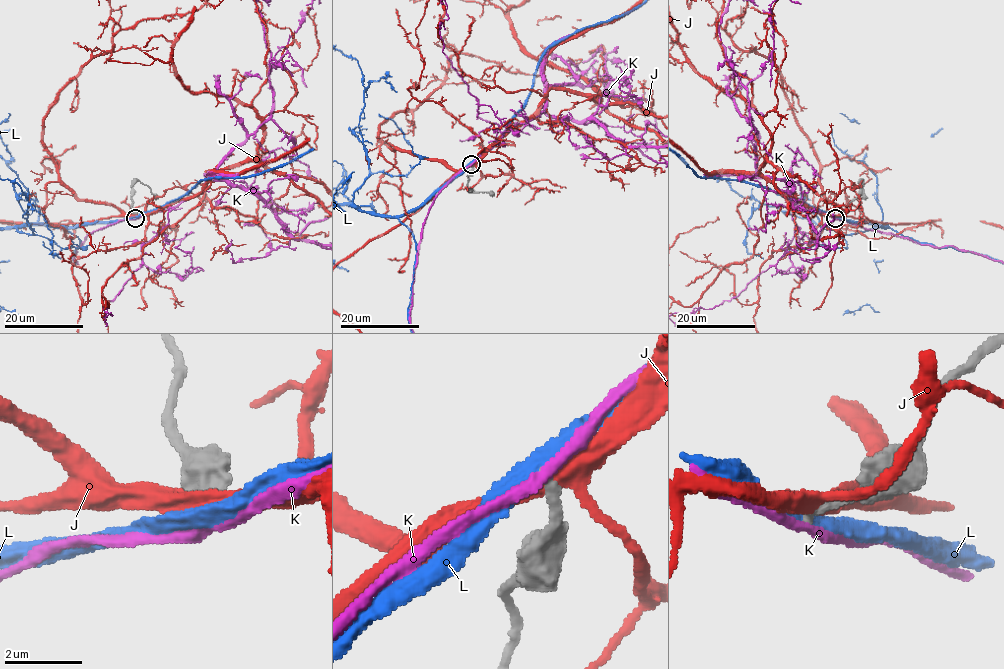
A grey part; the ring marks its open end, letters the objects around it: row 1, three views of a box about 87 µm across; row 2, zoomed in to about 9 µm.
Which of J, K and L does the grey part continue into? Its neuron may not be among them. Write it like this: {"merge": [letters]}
{"merge": []}

